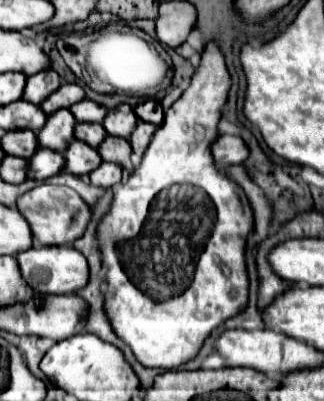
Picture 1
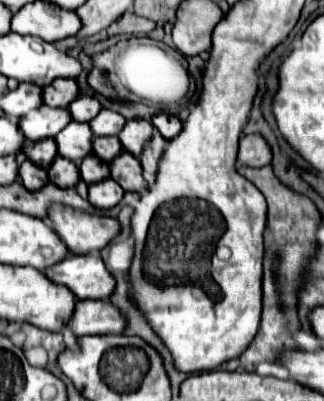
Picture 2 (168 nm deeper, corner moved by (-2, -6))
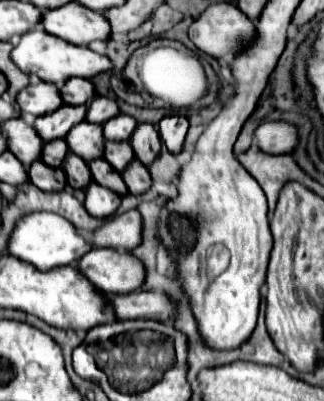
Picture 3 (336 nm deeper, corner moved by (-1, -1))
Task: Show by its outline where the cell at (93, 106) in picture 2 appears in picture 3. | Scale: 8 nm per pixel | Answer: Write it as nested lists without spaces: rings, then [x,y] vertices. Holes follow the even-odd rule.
[[[97,96],[93,98],[93,102],[89,104],[89,112],[87,112],[87,122],[93,124],[105,124],[109,118],[115,118],[119,114],[119,106],[115,100],[105,98],[105,96]]]

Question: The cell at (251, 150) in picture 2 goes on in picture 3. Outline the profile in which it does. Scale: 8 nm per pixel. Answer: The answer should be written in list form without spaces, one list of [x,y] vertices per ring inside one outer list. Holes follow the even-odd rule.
[[[285,120],[263,122],[257,128],[255,138],[257,138],[257,144],[263,152],[287,154],[287,152],[293,152],[295,146],[299,144],[299,128],[285,122]]]

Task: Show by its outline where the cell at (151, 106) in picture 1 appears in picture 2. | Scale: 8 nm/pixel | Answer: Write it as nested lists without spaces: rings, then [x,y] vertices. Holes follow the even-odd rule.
[[[158,113],[152,117],[152,125],[162,133],[164,139],[172,139],[174,135],[180,133],[182,129],[182,123],[178,117],[174,115],[168,115],[168,113]]]

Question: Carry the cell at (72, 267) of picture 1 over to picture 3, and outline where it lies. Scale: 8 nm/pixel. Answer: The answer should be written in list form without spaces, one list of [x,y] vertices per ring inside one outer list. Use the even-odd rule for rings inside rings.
[[[93,248],[77,266],[97,290],[107,296],[131,294],[145,282],[145,266],[131,252],[113,248]]]

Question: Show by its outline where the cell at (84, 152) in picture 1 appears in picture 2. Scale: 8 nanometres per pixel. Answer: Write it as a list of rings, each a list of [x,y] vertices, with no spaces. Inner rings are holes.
[[[94,153],[86,155],[80,163],[80,177],[90,185],[96,181],[102,181],[110,175],[108,171],[108,163],[102,163],[102,159],[98,159]]]

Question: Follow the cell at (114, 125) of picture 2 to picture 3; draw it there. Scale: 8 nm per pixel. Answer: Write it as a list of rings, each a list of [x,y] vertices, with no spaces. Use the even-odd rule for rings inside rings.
[[[119,114],[103,124],[105,138],[115,142],[129,142],[129,134],[133,134],[133,128],[137,128],[137,122],[127,114]]]

